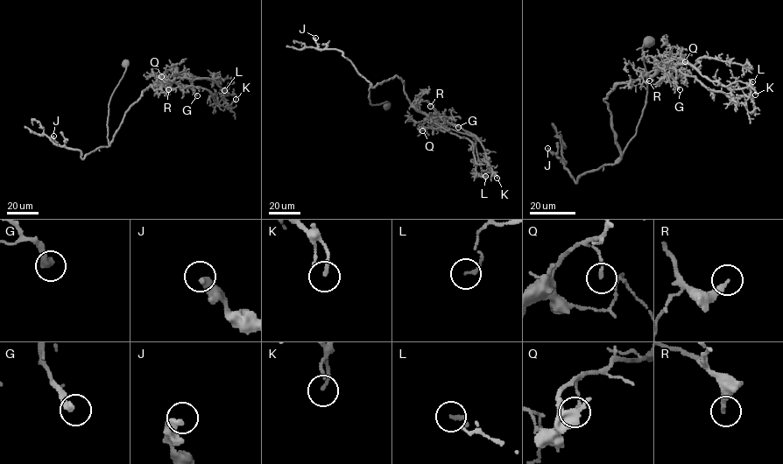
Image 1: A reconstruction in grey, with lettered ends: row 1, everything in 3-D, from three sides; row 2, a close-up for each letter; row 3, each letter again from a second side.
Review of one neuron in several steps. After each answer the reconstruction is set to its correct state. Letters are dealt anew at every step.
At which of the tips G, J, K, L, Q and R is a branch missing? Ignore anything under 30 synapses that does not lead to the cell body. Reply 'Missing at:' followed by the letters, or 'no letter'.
Missing at: no letter

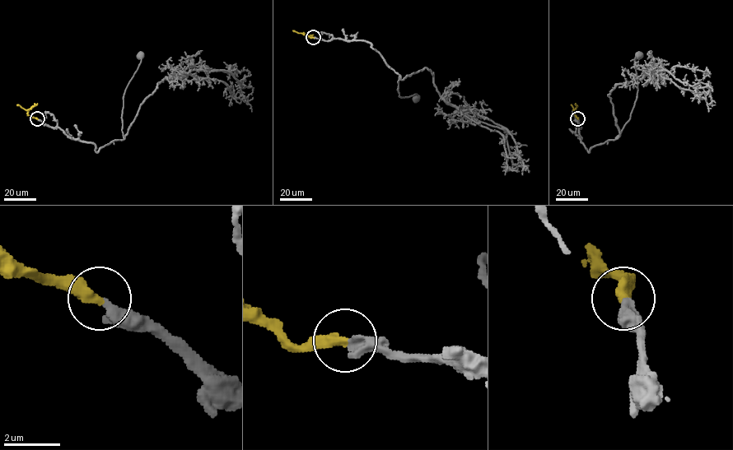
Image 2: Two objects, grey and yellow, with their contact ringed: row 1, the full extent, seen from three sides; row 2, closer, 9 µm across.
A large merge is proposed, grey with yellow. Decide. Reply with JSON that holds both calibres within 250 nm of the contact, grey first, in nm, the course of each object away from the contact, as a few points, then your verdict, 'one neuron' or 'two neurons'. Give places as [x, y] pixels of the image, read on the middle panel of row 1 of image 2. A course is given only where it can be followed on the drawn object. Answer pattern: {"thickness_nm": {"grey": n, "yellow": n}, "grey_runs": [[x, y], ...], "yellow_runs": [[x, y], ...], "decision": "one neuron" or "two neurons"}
{"thickness_nm": {"grey": 340, "yellow": 440}, "grey_runs": [[314, 37], [368, 41], [399, 75], [399, 95], [416, 94], [417, 98]], "yellow_runs": [[314, 37], [304, 34], [309, 36], [313, 34]], "decision": "one neuron"}

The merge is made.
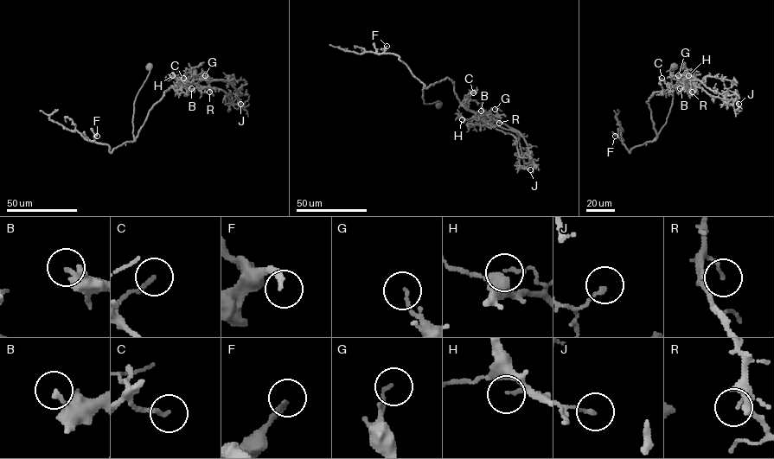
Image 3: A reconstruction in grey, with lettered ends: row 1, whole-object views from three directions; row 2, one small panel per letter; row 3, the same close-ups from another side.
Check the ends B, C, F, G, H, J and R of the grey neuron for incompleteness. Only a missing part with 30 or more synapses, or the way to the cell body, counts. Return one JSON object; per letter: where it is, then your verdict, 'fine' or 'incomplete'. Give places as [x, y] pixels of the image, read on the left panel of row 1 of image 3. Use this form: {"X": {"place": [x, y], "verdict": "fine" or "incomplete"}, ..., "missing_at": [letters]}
{"B": {"place": [191, 88], "verdict": "fine"}, "C": {"place": [183, 78], "verdict": "fine"}, "F": {"place": [97, 136], "verdict": "incomplete"}, "G": {"place": [205, 75], "verdict": "fine"}, "H": {"place": [172, 75], "verdict": "fine"}, "J": {"place": [240, 104], "verdict": "fine"}, "R": {"place": [209, 92], "verdict": "fine"}, "missing_at": ["F"]}

